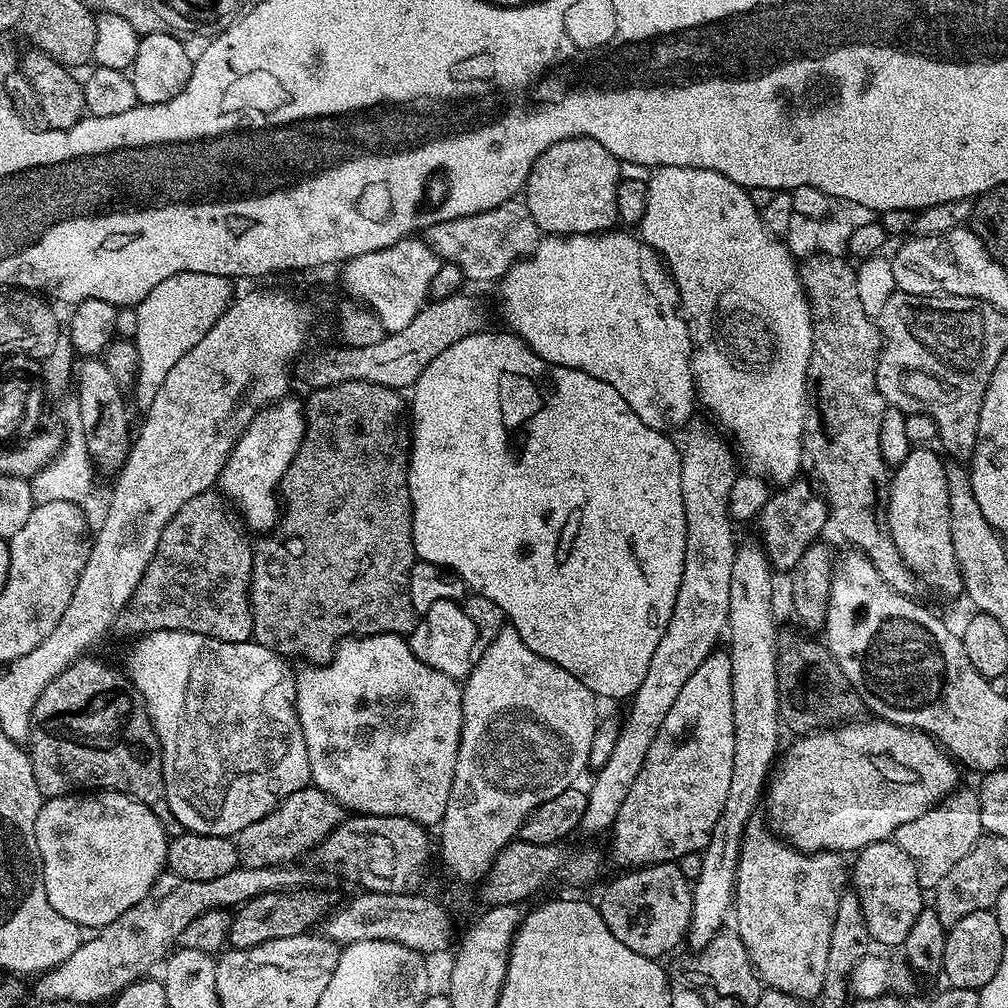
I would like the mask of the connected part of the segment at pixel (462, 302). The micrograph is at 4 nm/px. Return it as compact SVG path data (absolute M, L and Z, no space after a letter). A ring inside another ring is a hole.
M461 290L456 295L441 300L429 299L424 309L414 314L414 319L402 330L384 335L382 342L374 342L374 346L358 346L350 348L328 348L325 352L316 352L310 356L304 354L294 365L294 376L305 384L305 389L315 390L334 386L342 382L374 382L378 386L397 390L411 389L417 378L454 342L466 338L475 332L485 331L488 312L484 304L476 296L467 296Z

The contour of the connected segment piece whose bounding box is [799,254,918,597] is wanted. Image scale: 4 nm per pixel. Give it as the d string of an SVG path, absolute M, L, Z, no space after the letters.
M817 254L807 257L799 265L800 281L808 305L812 311L812 357L808 374L814 385L814 408L820 411L820 420L824 423L824 432L828 435L828 444L819 448L820 456L812 460L812 468L820 479L822 495L827 503L831 523L836 523L842 539L855 551L860 552L882 574L882 582L895 592L904 596L915 597L918 578L898 554L894 538L888 529L888 485L890 483L890 464L884 461L884 448L880 445L880 435L884 432L884 411L886 405L878 390L876 364L880 361L882 337L877 321L869 317L858 298L858 282L853 265L848 265L840 256Z

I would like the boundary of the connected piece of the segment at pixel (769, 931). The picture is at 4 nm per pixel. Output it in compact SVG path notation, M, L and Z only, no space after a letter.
M757 814L748 821L744 836L740 839L740 860L736 863L736 891L734 893L734 931L742 938L746 950L750 954L756 975L768 988L777 988L779 992L790 994L799 1000L815 1001L823 993L826 978L826 962L830 958L830 930L834 930L834 914L838 911L838 898L846 891L845 857L839 852L800 852L797 848L781 840L771 827L766 826L763 815Z

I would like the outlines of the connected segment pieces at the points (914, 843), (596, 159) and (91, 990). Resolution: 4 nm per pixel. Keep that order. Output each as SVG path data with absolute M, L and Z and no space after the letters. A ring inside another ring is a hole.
M958 788L921 818L900 826L893 840L915 862L921 888L934 890L950 874L951 867L976 845L983 832L979 795L973 789Z
M575 136L554 142L534 161L522 189L522 199L541 233L573 236L607 232L618 224L616 187L620 181L620 161L606 146L588 136Z
M237 866L234 870L230 870L230 874L222 874L222 878L214 878L207 886L202 882L190 882L186 878L178 878L173 872L165 871L156 879L156 885L148 891L146 898L142 898L142 902L138 902L133 908L126 910L126 914L114 918L114 922L110 922L105 928L89 935L92 937L89 940L87 937L81 942L78 950L74 950L74 954L70 958L66 958L66 962L62 962L57 968L45 971L37 979L41 979L36 984L37 998L40 1000L69 1000L72 1004L86 1004L90 1000L104 1000L107 996L107 1000L115 998L131 983L145 974L151 973L153 971L151 968L156 963L157 967L167 957L173 944L182 934L182 930L186 930L186 926L190 926L190 922L194 922L194 918L198 918L198 914L209 912L212 908L228 910L233 906L245 904L247 900L258 894L295 890L307 885L309 883L307 870L296 867L245 868Z

